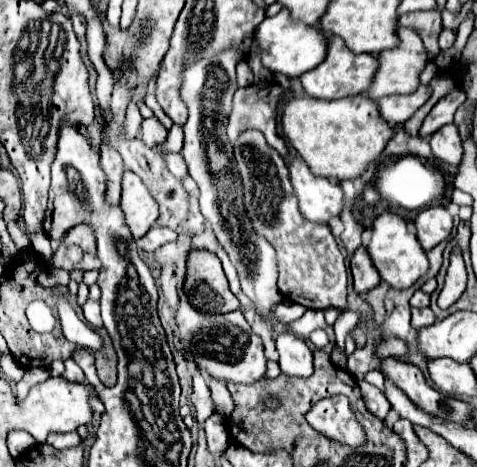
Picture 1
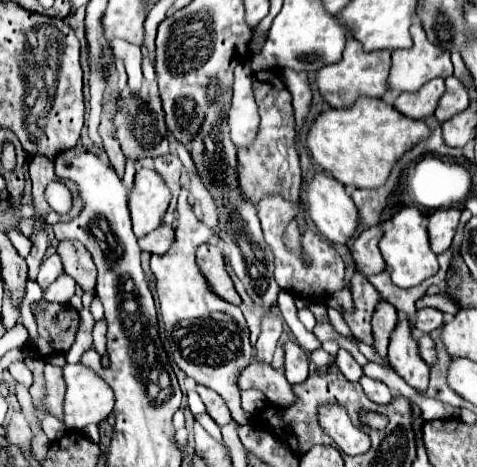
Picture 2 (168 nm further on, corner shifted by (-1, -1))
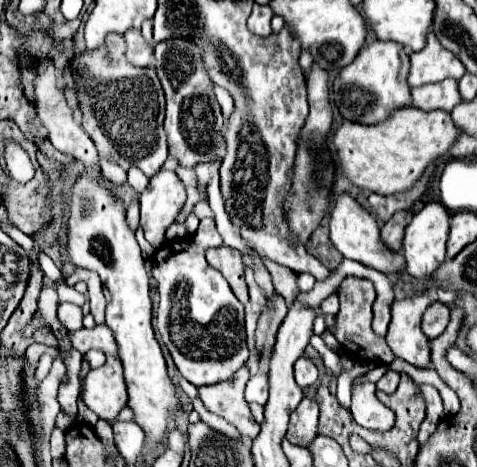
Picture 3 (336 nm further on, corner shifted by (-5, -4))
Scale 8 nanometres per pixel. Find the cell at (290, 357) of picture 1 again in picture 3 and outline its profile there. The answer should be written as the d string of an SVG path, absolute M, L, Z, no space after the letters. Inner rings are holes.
M308 356L298 358L296 364L294 364L294 378L296 378L296 384L300 388L312 386L318 380L318 368L316 368L316 364Z

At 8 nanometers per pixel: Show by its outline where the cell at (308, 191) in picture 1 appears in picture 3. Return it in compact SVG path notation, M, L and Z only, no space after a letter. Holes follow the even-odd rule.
M336 194L334 196L334 204L330 208L330 240L332 244L338 248L338 252L344 258L356 260L368 268L376 268L384 274L390 274L390 270L402 270L404 262L402 262L402 254L390 254L390 250L386 250L386 246L382 246L382 240L378 238L378 222L376 218L366 212L352 196L348 194Z

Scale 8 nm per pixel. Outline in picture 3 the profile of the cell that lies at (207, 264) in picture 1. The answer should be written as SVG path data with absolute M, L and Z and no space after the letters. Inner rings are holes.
M218 246L218 248L210 248L206 252L206 260L212 268L216 268L226 278L226 282L230 284L236 298L242 304L246 304L248 288L244 282L244 264L242 264L240 252L234 248L228 248L228 246Z

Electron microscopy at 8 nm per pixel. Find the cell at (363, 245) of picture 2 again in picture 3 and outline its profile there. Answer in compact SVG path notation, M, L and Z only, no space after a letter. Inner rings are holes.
M396 212L382 228L380 228L380 238L386 244L388 250L398 252L402 246L402 234L406 228L406 214L408 212Z

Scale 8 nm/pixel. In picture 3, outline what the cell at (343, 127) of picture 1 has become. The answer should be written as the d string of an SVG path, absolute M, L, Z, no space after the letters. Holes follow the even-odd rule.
M402 106L392 110L384 122L372 126L348 120L340 124L334 132L334 160L354 186L376 194L394 194L408 190L432 160L448 152L458 134L460 130L448 112L424 112L414 106Z

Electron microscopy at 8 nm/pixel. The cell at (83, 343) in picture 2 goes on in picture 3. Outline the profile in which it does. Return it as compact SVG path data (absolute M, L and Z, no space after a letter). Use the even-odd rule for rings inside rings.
M90 348L86 354L84 354L84 360L90 364L90 368L98 368L104 364L104 352L98 350L98 348Z

